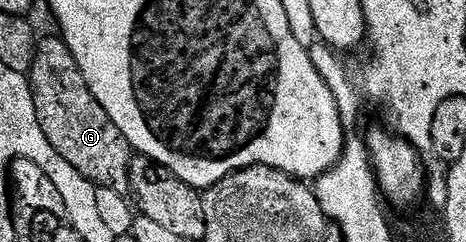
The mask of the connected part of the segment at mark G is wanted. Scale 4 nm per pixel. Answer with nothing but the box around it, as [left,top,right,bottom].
[30,36,134,195]

